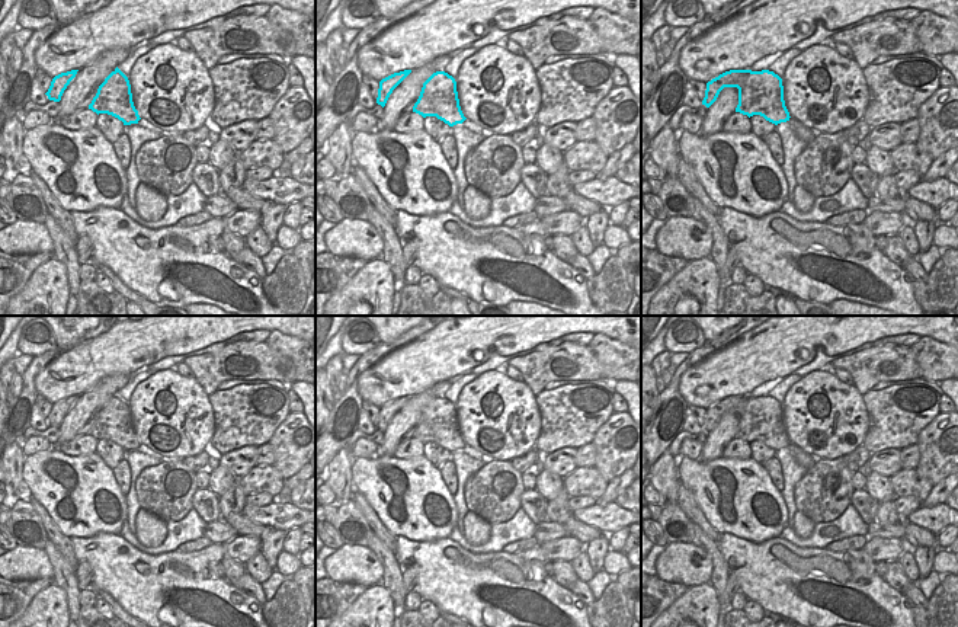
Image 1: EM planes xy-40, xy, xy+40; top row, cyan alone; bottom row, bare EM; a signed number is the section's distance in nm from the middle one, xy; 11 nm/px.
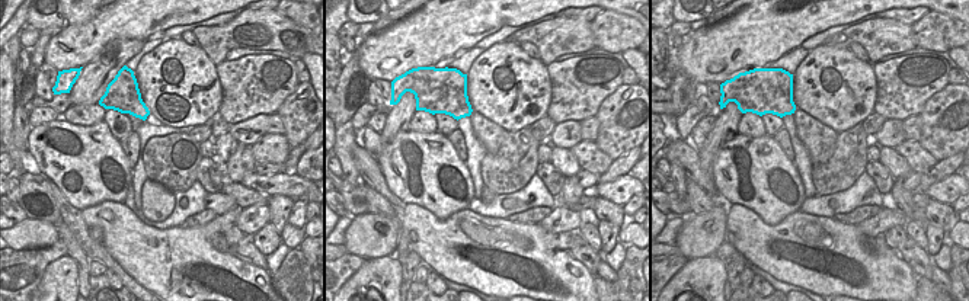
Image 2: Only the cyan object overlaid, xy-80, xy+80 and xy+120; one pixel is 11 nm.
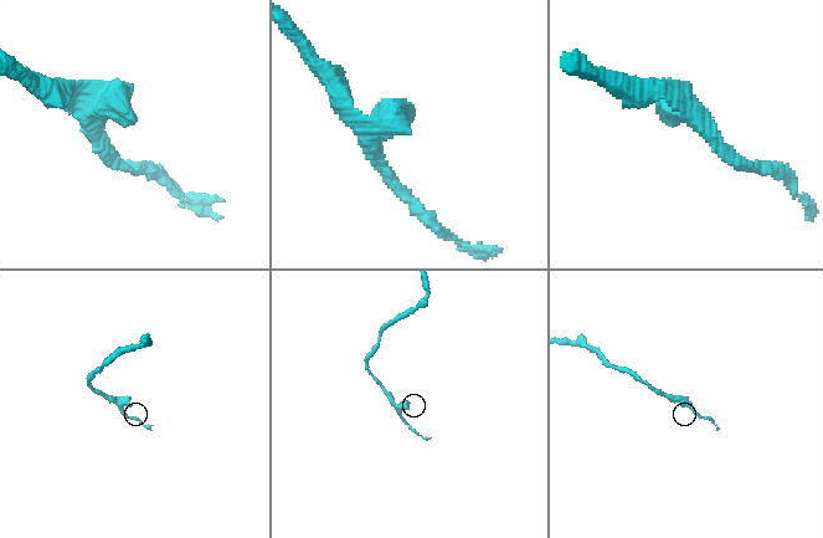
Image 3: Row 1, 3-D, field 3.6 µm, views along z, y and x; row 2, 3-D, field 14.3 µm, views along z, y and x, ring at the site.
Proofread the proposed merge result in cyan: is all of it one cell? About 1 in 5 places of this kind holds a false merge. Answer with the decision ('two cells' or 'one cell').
one cell

